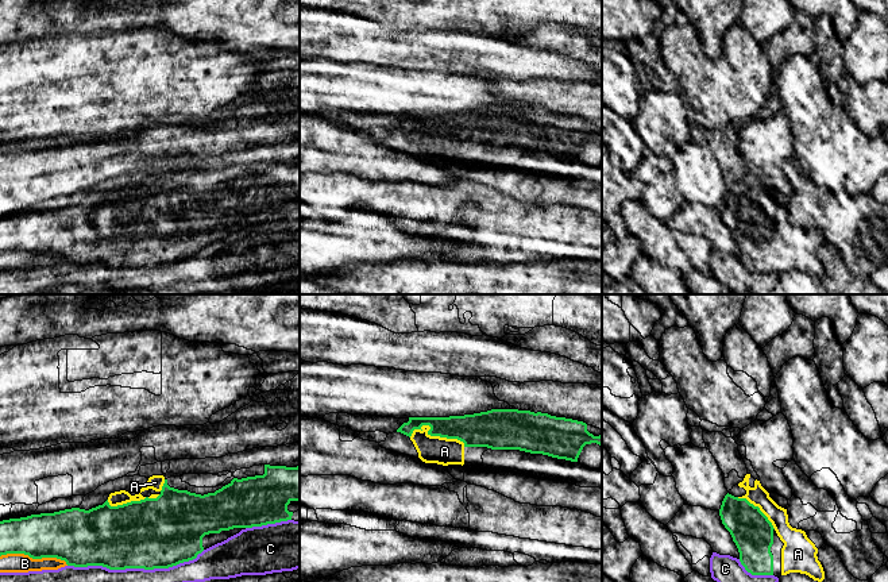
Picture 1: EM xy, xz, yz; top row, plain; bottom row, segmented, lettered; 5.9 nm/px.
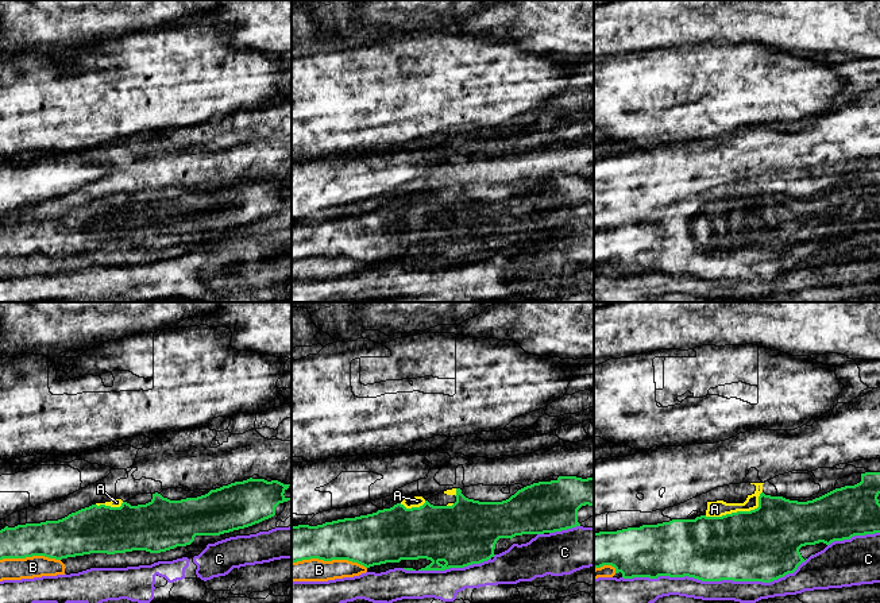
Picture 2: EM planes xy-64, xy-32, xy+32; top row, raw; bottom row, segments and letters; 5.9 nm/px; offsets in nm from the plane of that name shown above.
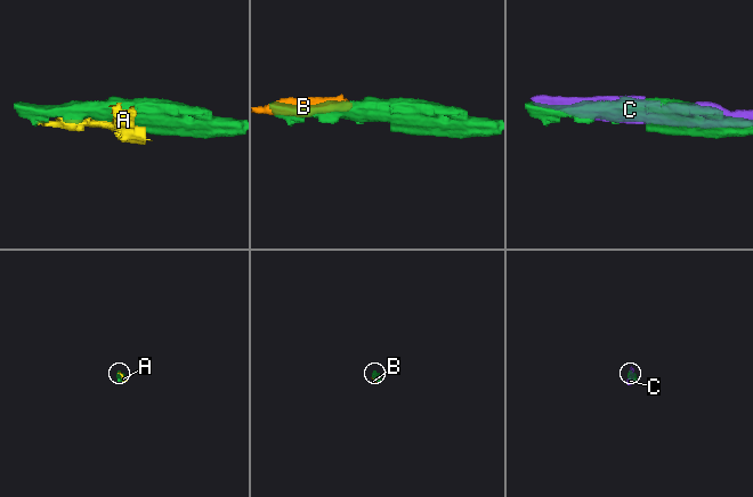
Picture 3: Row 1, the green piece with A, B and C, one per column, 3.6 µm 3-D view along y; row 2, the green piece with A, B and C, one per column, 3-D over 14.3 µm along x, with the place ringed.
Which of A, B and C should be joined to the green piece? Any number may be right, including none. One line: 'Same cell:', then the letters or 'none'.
Same cell: A

